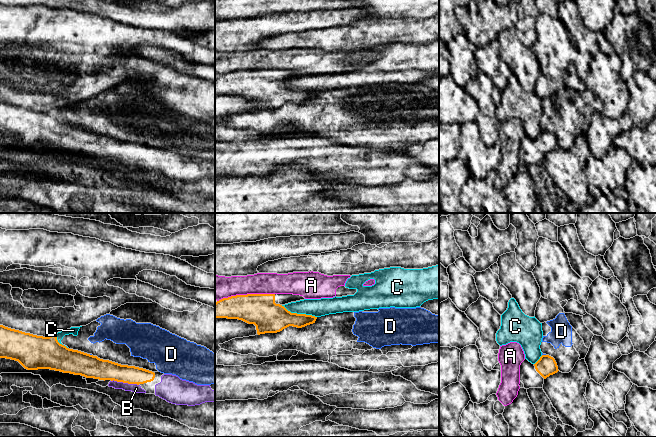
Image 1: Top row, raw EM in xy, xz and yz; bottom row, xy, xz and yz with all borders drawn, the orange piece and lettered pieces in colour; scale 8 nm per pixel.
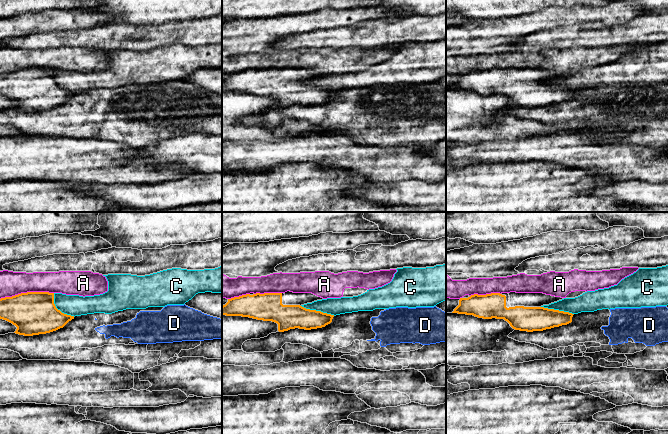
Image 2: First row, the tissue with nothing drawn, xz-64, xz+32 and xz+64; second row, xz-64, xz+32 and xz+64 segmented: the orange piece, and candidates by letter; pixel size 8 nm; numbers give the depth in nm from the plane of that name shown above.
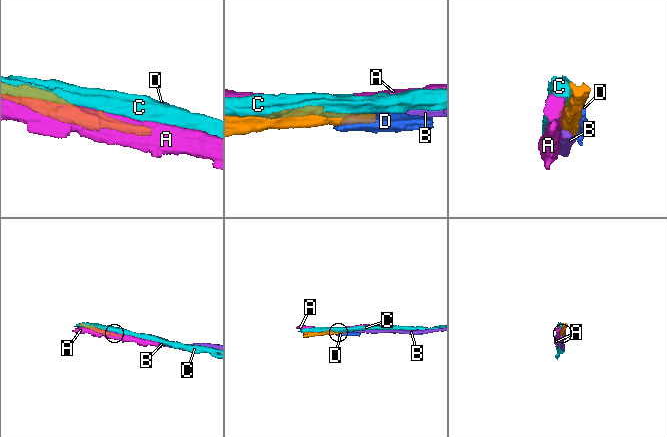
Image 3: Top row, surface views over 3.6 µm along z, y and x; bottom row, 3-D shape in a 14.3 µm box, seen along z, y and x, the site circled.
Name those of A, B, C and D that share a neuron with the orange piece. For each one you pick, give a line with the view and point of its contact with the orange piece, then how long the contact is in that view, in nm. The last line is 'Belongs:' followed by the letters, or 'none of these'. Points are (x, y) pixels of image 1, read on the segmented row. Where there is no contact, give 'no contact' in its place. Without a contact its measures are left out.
B: xy (125, 382) | 220 nm
Belongs: B

